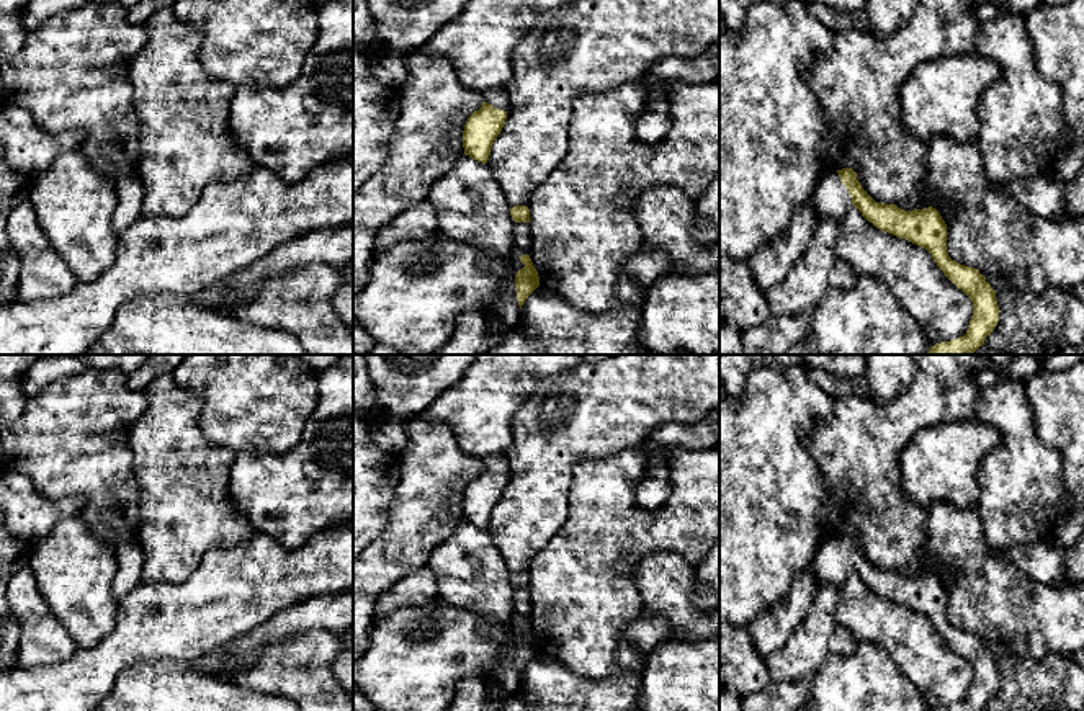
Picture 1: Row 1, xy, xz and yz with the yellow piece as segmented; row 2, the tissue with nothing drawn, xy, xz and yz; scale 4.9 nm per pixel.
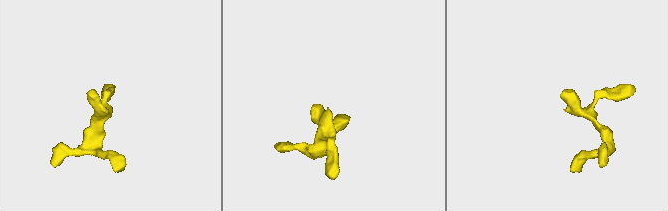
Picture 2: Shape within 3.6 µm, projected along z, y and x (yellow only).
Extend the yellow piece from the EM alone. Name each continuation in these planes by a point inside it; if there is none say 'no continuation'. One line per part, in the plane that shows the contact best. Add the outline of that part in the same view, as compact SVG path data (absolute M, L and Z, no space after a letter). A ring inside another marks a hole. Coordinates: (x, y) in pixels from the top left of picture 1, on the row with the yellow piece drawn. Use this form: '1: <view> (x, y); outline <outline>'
1: yz (831, 200); outline M832 170L824 173L817 181L811 203L814 206L817 222L824 219L840 222L852 206L852 198L845 185L840 181L839 173Z

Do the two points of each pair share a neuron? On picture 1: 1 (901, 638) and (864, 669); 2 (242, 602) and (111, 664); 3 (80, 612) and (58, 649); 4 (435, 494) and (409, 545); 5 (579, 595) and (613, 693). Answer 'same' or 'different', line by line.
1: different
2: same
3: different
4: same
5: different

